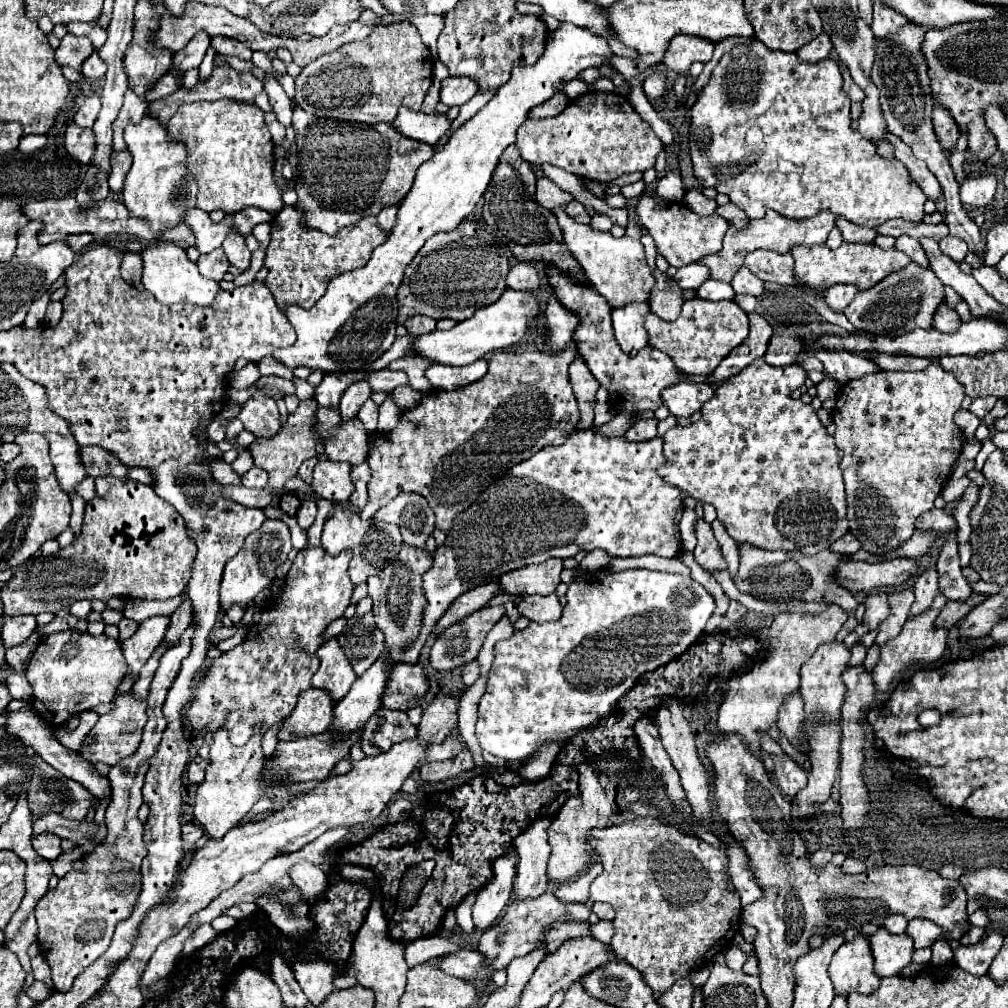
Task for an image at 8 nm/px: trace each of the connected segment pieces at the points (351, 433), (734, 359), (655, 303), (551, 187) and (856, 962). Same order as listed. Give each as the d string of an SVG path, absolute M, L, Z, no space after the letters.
M317 407L315 439L325 443L325 455L329 461L359 465L367 459L369 447L363 423L357 417L343 423L339 407Z
M753 311L749 315L749 335L747 335L747 339L739 347L735 347L735 351L731 351L731 355L727 355L727 359L723 359L723 363L711 373L711 377L715 381L729 379L729 375L737 375L743 367L747 367L755 359L763 357L765 351L767 351L771 335L773 335L771 325L759 313Z
M659 269L653 271L653 277L655 277L655 287L651 289L651 297L649 297L649 307L655 315L659 315L661 319L677 319L679 317L679 311L681 311L681 305L695 297L695 289L681 289L667 273L661 273Z
M541 177L537 181L537 189L535 189L535 197L537 203L541 203L545 209L553 209L557 205L569 203L573 201L573 197L567 191L561 191L555 183L551 183L547 177Z
M855 935L855 939L843 943L831 959L829 973L833 977L833 987L837 995L847 995L851 991L873 993L879 987L881 977L873 969L873 951L865 935Z

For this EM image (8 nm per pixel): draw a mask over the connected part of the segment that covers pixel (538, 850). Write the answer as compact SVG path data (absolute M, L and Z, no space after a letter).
M543 815L523 829L523 835L513 839L513 845L519 855L517 877L513 883L513 895L517 899L539 897L547 889L547 861L551 847L547 843L547 829L553 817Z

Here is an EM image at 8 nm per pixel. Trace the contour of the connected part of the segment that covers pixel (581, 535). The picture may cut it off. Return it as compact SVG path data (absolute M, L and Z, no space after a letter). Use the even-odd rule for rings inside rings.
M595 429L575 431L571 439L567 439L559 447L543 447L537 451L531 459L515 465L503 479L499 479L495 485L491 485L483 495L475 499L467 507L467 511L461 511L453 525L451 533L447 531L447 539L443 545L439 545L433 553L433 567L425 571L423 575L423 595L427 599L427 605L421 615L421 631L415 643L407 649L389 649L383 651L383 655L351 685L351 691L347 697L343 697L339 703L335 703L333 709L333 721L329 725L329 733L333 735L351 735L359 727L363 727L369 717L375 715L375 711L381 707L383 691L389 681L389 673L393 665L407 663L415 665L421 653L423 643L427 641L429 633L435 629L437 621L443 617L447 607L469 589L475 589L477 585L491 583L503 573L509 573L513 569L521 569L533 563L543 563L549 557L575 557L579 549L593 551L603 549L611 557L635 557L635 555L657 555L657 557L677 557L683 551L681 537L679 537L679 521L683 515L683 501L681 491L675 491L675 487L663 483L657 475L657 467L663 465L663 439L651 439L651 441L627 441L625 437L603 437L595 433Z

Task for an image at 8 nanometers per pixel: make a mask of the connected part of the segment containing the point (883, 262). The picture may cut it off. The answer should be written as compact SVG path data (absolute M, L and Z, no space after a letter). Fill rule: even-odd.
M843 243L835 251L829 249L827 245L819 245L819 247L799 245L799 247L793 247L791 253L795 259L795 275L799 275L799 279L803 279L803 283L807 283L809 287L815 287L817 291L827 291L827 287L837 285L837 283L855 285L861 291L871 289L891 271L897 271L899 267L907 265L907 255L903 255L895 247L881 249L877 243L867 243L867 245Z

